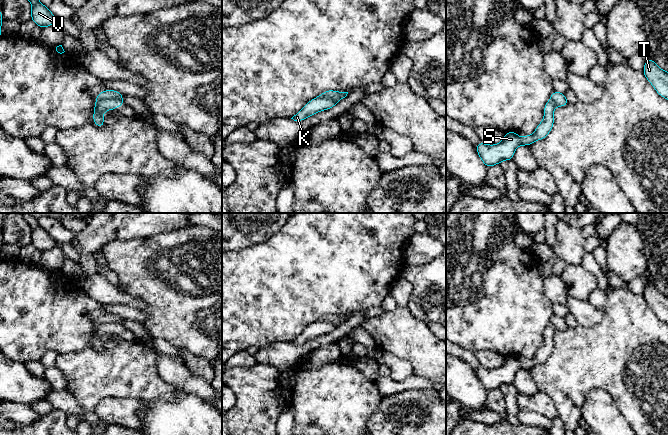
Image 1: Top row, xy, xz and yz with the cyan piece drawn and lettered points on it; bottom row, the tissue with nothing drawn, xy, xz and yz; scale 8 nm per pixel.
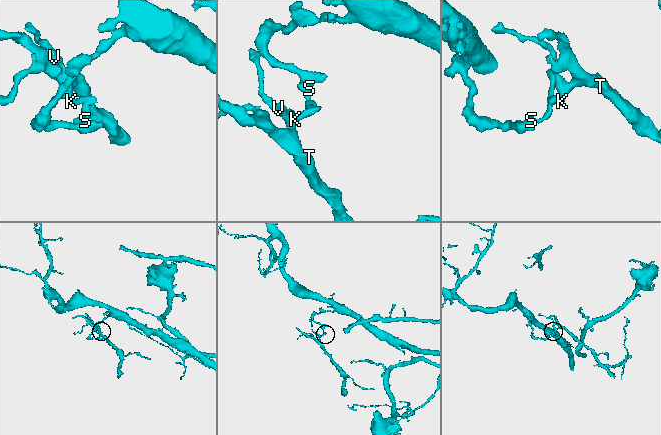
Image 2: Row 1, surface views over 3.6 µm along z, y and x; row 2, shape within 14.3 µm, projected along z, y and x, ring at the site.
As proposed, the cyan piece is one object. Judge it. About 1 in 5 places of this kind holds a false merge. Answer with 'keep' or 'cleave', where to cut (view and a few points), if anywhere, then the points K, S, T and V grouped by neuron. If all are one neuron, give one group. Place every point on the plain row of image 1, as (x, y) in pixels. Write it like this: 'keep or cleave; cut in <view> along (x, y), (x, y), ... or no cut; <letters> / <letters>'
cleave; cut in xy along (121, 322), (100, 323), (96, 327); K T V / S

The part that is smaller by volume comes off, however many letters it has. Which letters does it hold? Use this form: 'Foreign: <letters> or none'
Foreign: K, T, V

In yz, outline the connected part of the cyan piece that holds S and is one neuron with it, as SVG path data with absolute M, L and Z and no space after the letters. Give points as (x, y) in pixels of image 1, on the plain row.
M550 323L544 332L544 343L532 359L518 361L517 356L506 356L504 363L497 369L486 369L480 366L476 373L483 387L487 391L491 391L504 384L512 384L514 375L518 370L529 370L537 364L544 363L553 351L553 335L555 332L556 328Z

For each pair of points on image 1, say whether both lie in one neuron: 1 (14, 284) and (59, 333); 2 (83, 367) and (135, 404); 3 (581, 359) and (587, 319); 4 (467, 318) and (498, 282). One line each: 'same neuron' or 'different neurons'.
1: same neuron
2: different neurons
3: different neurons
4: same neuron

